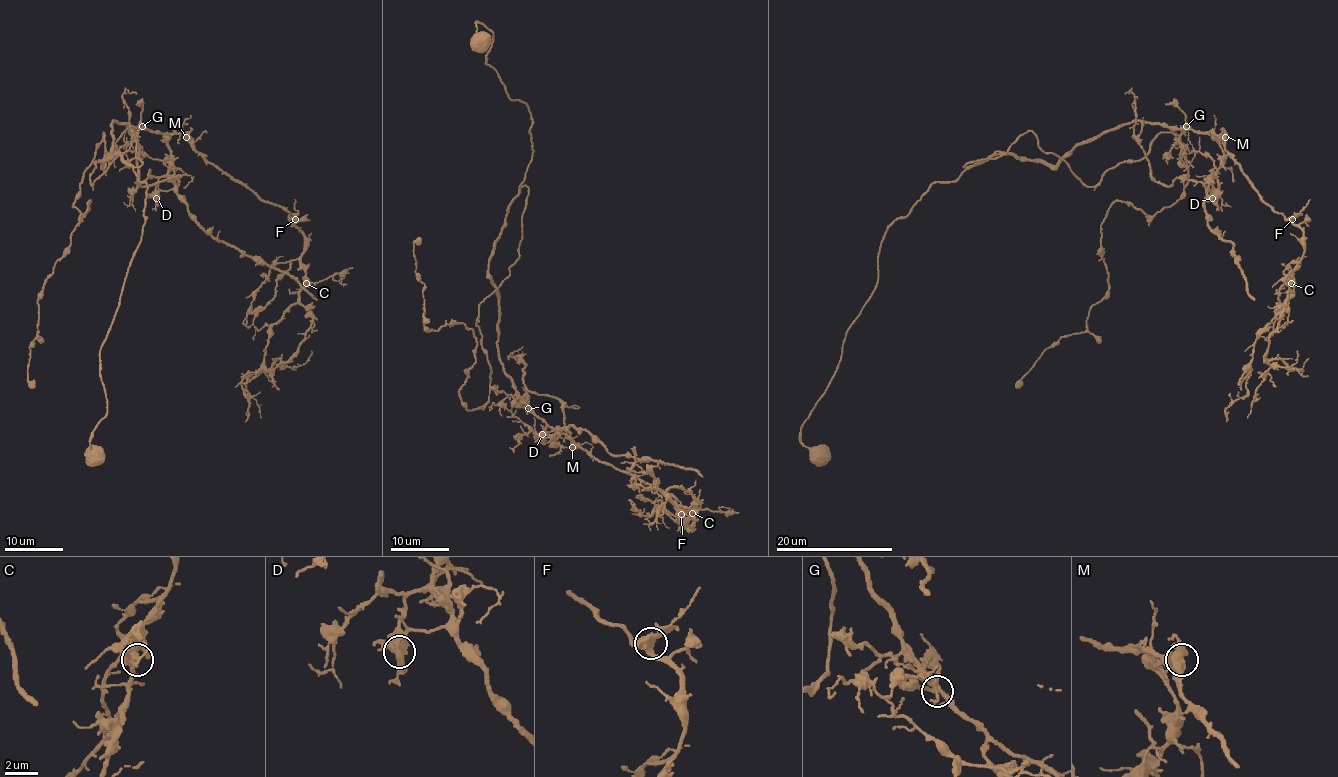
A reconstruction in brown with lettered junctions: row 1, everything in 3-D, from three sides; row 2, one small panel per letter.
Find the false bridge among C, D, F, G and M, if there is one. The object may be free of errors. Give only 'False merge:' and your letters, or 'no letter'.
False merge: D

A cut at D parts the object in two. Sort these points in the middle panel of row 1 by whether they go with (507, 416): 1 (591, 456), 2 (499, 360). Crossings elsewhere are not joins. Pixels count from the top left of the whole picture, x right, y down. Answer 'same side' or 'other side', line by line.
1: other side
2: other side

